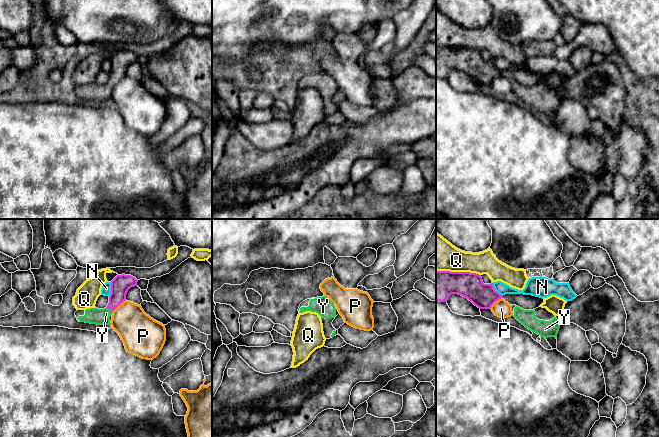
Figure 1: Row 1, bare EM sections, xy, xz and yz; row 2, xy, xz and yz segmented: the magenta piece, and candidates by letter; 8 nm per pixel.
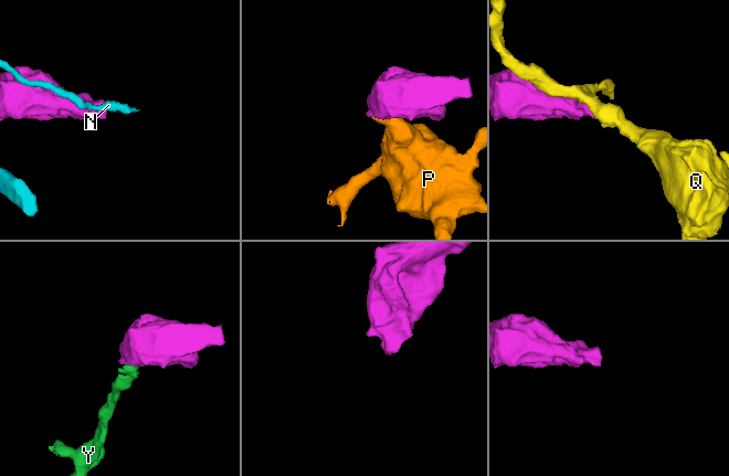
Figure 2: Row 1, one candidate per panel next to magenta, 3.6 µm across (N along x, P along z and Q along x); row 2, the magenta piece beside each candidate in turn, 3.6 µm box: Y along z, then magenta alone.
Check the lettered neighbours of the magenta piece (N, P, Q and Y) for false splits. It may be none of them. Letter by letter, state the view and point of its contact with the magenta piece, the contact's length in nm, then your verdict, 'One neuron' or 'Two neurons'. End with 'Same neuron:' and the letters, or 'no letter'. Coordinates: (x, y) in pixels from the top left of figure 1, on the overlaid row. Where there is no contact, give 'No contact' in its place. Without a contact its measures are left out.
N: Touches magenta at yz (494, 290). Shared border 140 nm. Two neurons
P: Touches magenta at yz (495, 301). Shared border 140 nm. Two neurons
Q: Touches magenta at yz (458, 272). Shared border 360 nm. Two neurons
Y: Touches magenta at xy (109, 308). Shared border 70 nm. One neuron
Same neuron: Y

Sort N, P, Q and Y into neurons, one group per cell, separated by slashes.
N / P / Q / Y

